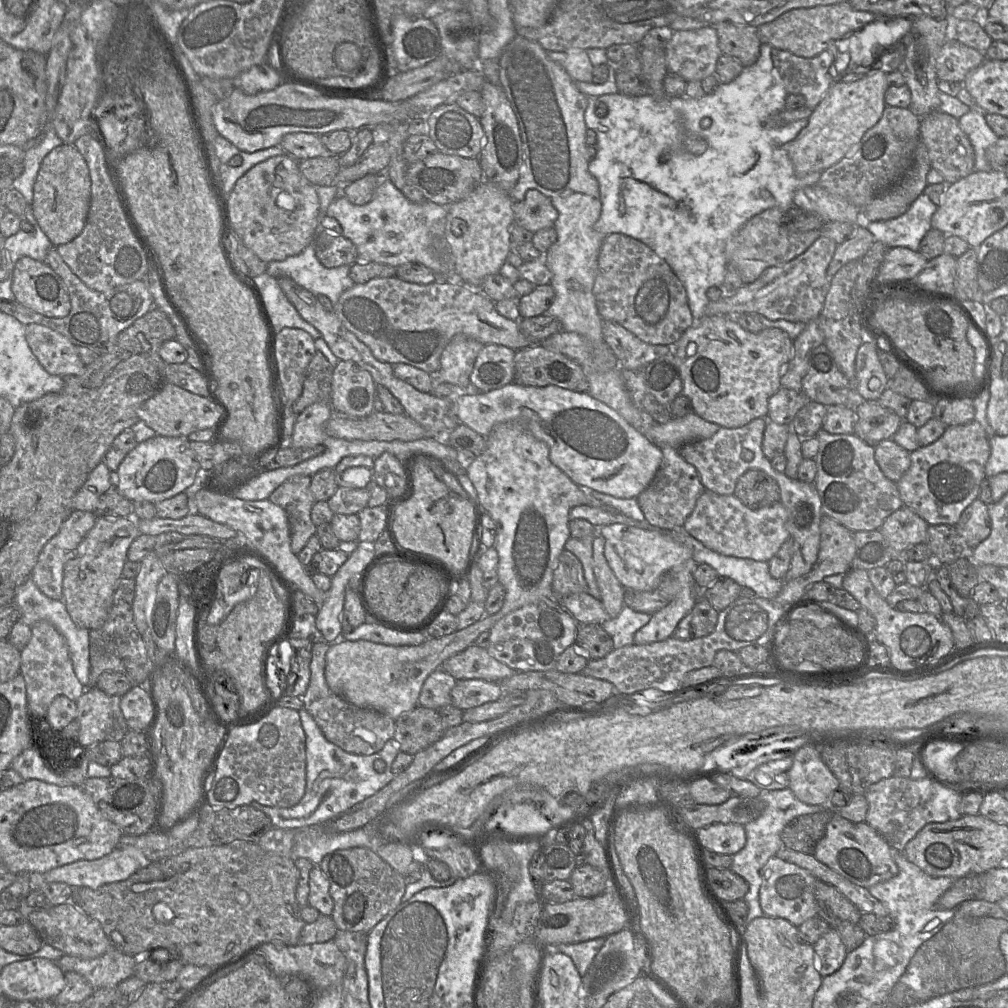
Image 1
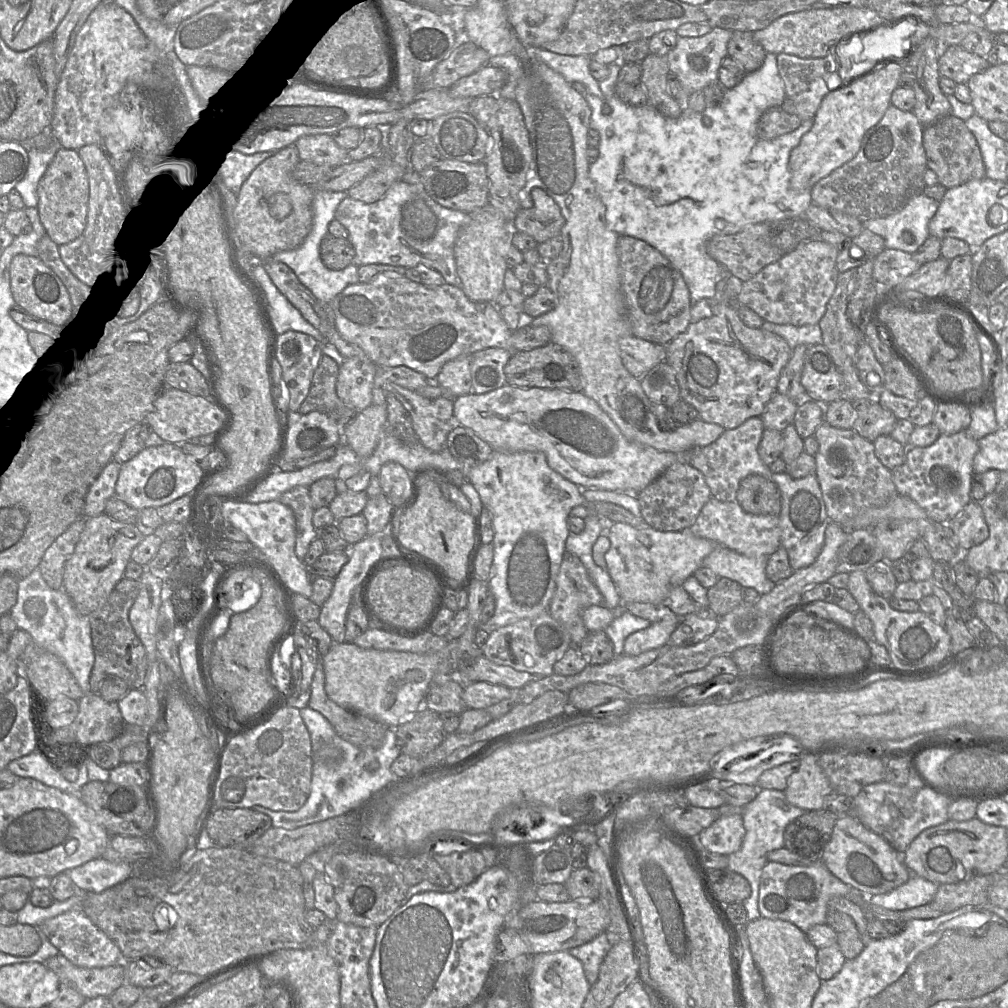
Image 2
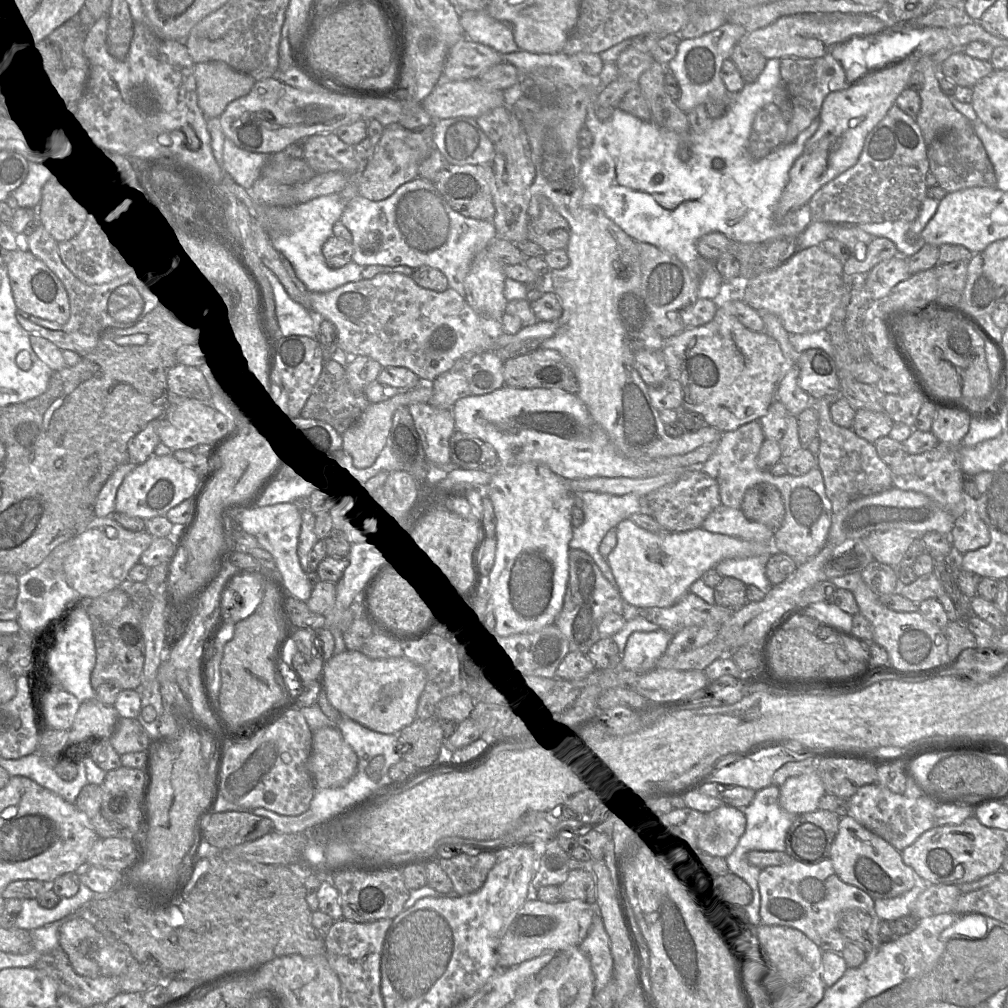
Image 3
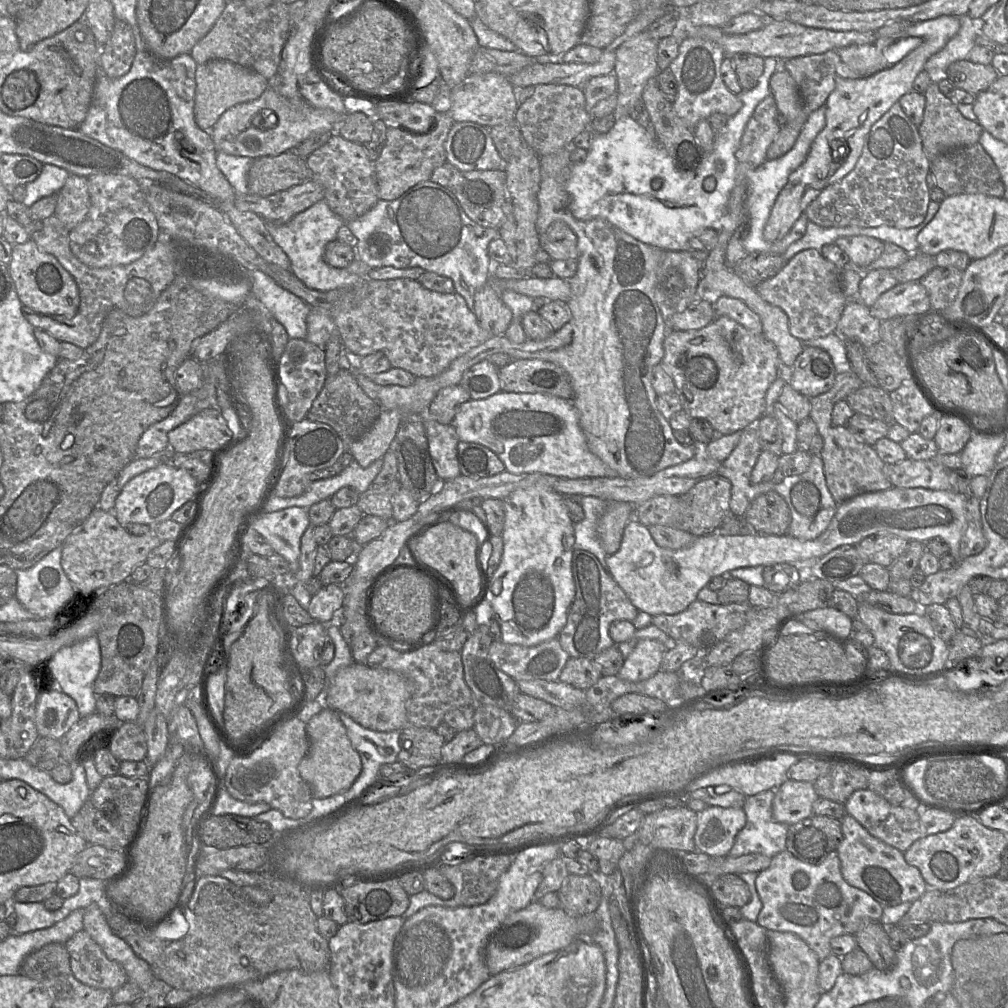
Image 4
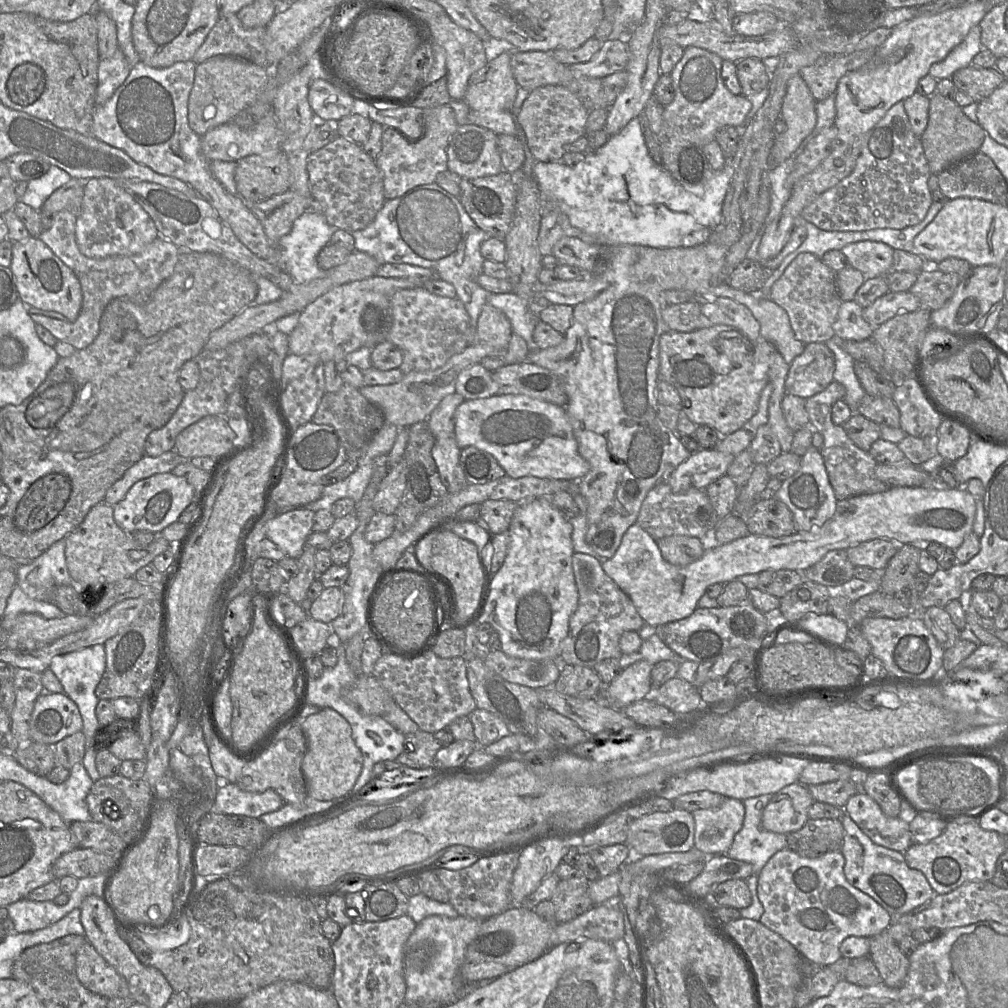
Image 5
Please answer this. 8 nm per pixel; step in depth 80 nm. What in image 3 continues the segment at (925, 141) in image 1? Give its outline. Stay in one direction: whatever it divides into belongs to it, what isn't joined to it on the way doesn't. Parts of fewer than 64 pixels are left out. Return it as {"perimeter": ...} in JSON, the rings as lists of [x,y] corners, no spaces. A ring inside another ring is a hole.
{"perimeter":[[[971,129],[949,130],[927,145],[929,171],[947,193],[971,187],[995,187],[996,175],[986,150]]]}

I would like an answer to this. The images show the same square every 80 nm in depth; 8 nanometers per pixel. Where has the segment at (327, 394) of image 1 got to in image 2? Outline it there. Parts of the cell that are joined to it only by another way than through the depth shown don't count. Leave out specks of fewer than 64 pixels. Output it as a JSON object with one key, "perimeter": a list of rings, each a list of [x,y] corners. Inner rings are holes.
{"perimeter":[[[323,354],[314,371],[308,395],[298,409],[299,414],[322,412],[342,429],[352,420],[357,411],[347,406],[336,393],[338,373],[337,362]]]}

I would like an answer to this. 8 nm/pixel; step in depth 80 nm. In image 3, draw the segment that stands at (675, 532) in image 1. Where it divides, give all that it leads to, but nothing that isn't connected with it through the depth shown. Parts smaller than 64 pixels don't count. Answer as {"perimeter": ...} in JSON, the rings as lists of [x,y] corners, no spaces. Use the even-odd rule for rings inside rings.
{"perimeter":[[[764,554],[743,559],[727,559],[718,563],[714,569],[722,578],[736,578],[746,586],[754,585],[767,593],[773,587],[765,575],[770,556]]]}

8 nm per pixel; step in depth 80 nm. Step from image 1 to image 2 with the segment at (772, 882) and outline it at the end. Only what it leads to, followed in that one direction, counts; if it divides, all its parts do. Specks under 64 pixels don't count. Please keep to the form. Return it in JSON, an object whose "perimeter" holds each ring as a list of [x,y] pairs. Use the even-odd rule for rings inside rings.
{"perimeter":[[[768,861],[760,878],[758,907],[761,917],[780,919],[793,923],[803,932],[811,927],[826,923],[827,904],[832,897],[843,896],[865,907],[872,895],[865,895],[858,889],[842,882],[823,863],[810,866],[792,866]]]}

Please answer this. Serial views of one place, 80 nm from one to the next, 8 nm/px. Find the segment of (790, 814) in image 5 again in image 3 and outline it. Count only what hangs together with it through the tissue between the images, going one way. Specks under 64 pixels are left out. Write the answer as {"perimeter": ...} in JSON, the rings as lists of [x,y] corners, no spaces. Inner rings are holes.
{"perimeter":[[[817,771],[787,778],[779,791],[780,806],[796,815],[819,809],[819,801],[826,794]]]}

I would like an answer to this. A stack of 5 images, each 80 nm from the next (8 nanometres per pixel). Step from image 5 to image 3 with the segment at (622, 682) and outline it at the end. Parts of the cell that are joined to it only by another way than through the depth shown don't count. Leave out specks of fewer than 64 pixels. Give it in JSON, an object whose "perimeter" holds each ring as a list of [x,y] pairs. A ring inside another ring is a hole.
{"perimeter":[[[662,628],[652,632],[632,633],[622,656],[623,666],[638,674],[651,671],[665,653],[670,640],[671,634]]]}

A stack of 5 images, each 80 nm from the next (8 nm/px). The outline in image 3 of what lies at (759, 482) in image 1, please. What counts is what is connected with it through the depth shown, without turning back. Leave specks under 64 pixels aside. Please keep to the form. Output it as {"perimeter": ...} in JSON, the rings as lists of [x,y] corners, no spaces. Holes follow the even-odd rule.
{"perimeter":[[[757,483],[744,494],[741,511],[754,522],[761,523],[774,532],[783,524],[785,506],[780,491],[770,483]]]}

